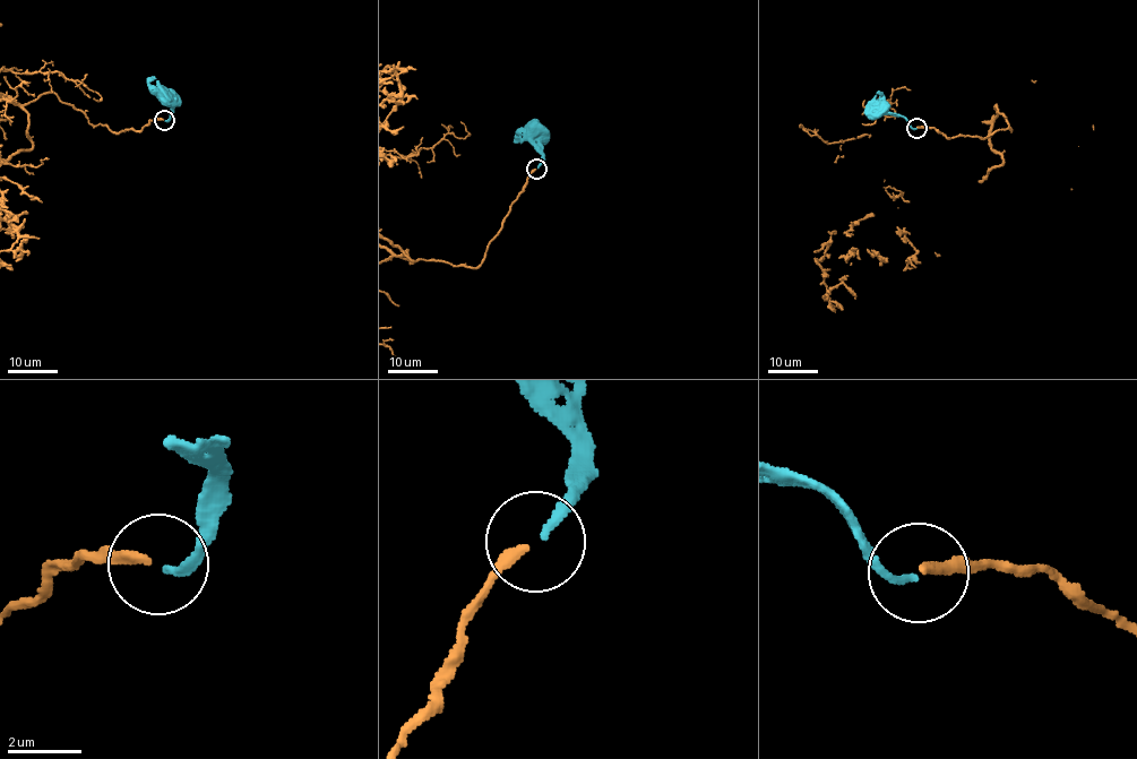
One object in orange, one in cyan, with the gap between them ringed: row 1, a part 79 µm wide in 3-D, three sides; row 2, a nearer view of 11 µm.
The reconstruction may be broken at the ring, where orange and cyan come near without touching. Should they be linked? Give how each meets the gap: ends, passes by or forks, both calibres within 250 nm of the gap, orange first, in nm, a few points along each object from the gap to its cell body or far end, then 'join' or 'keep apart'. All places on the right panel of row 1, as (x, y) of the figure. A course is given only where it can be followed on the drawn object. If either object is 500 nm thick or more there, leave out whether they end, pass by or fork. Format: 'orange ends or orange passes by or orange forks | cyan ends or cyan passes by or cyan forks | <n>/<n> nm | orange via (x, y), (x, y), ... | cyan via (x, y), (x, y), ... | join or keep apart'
orange ends | cyan ends | 280/200 nm | cyan via (915, 129), (901, 115), (883, 112), (877, 106), (875, 110) | join

